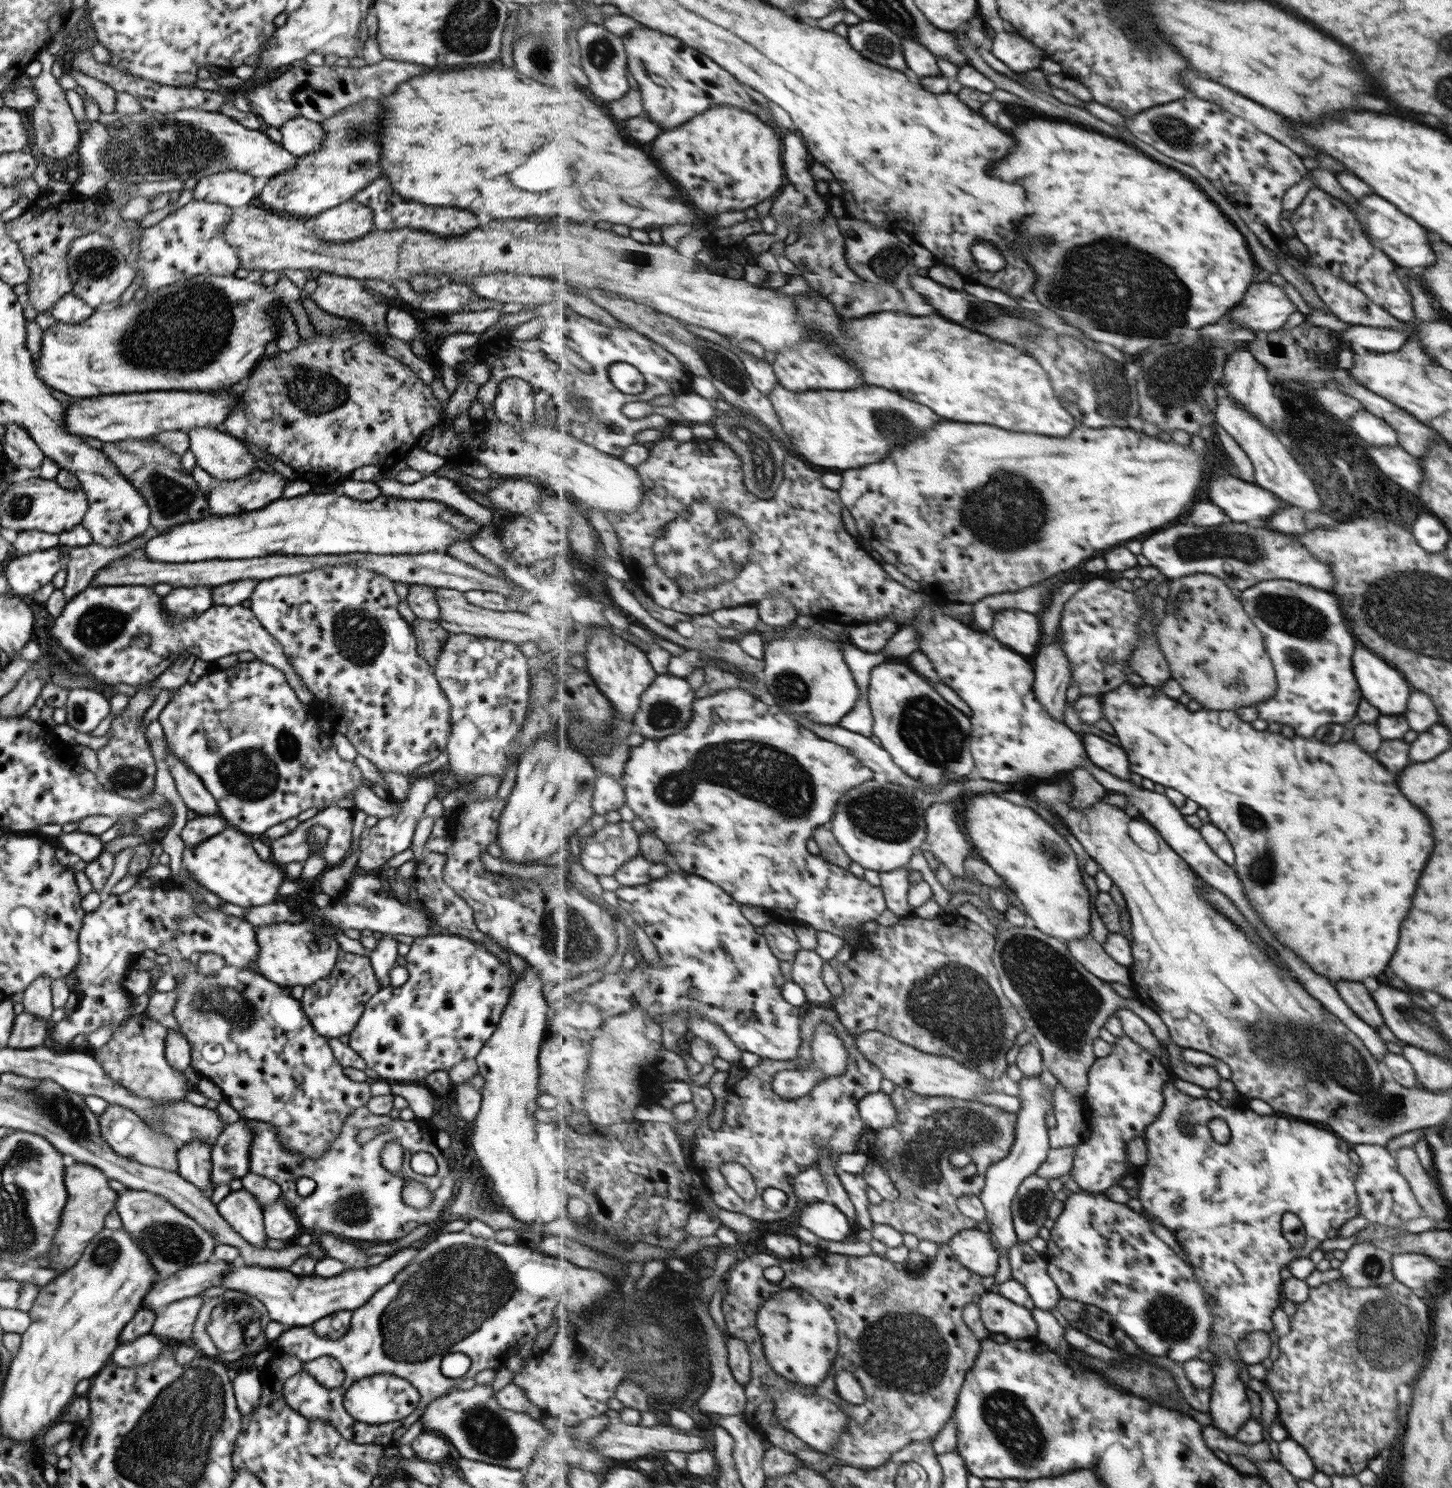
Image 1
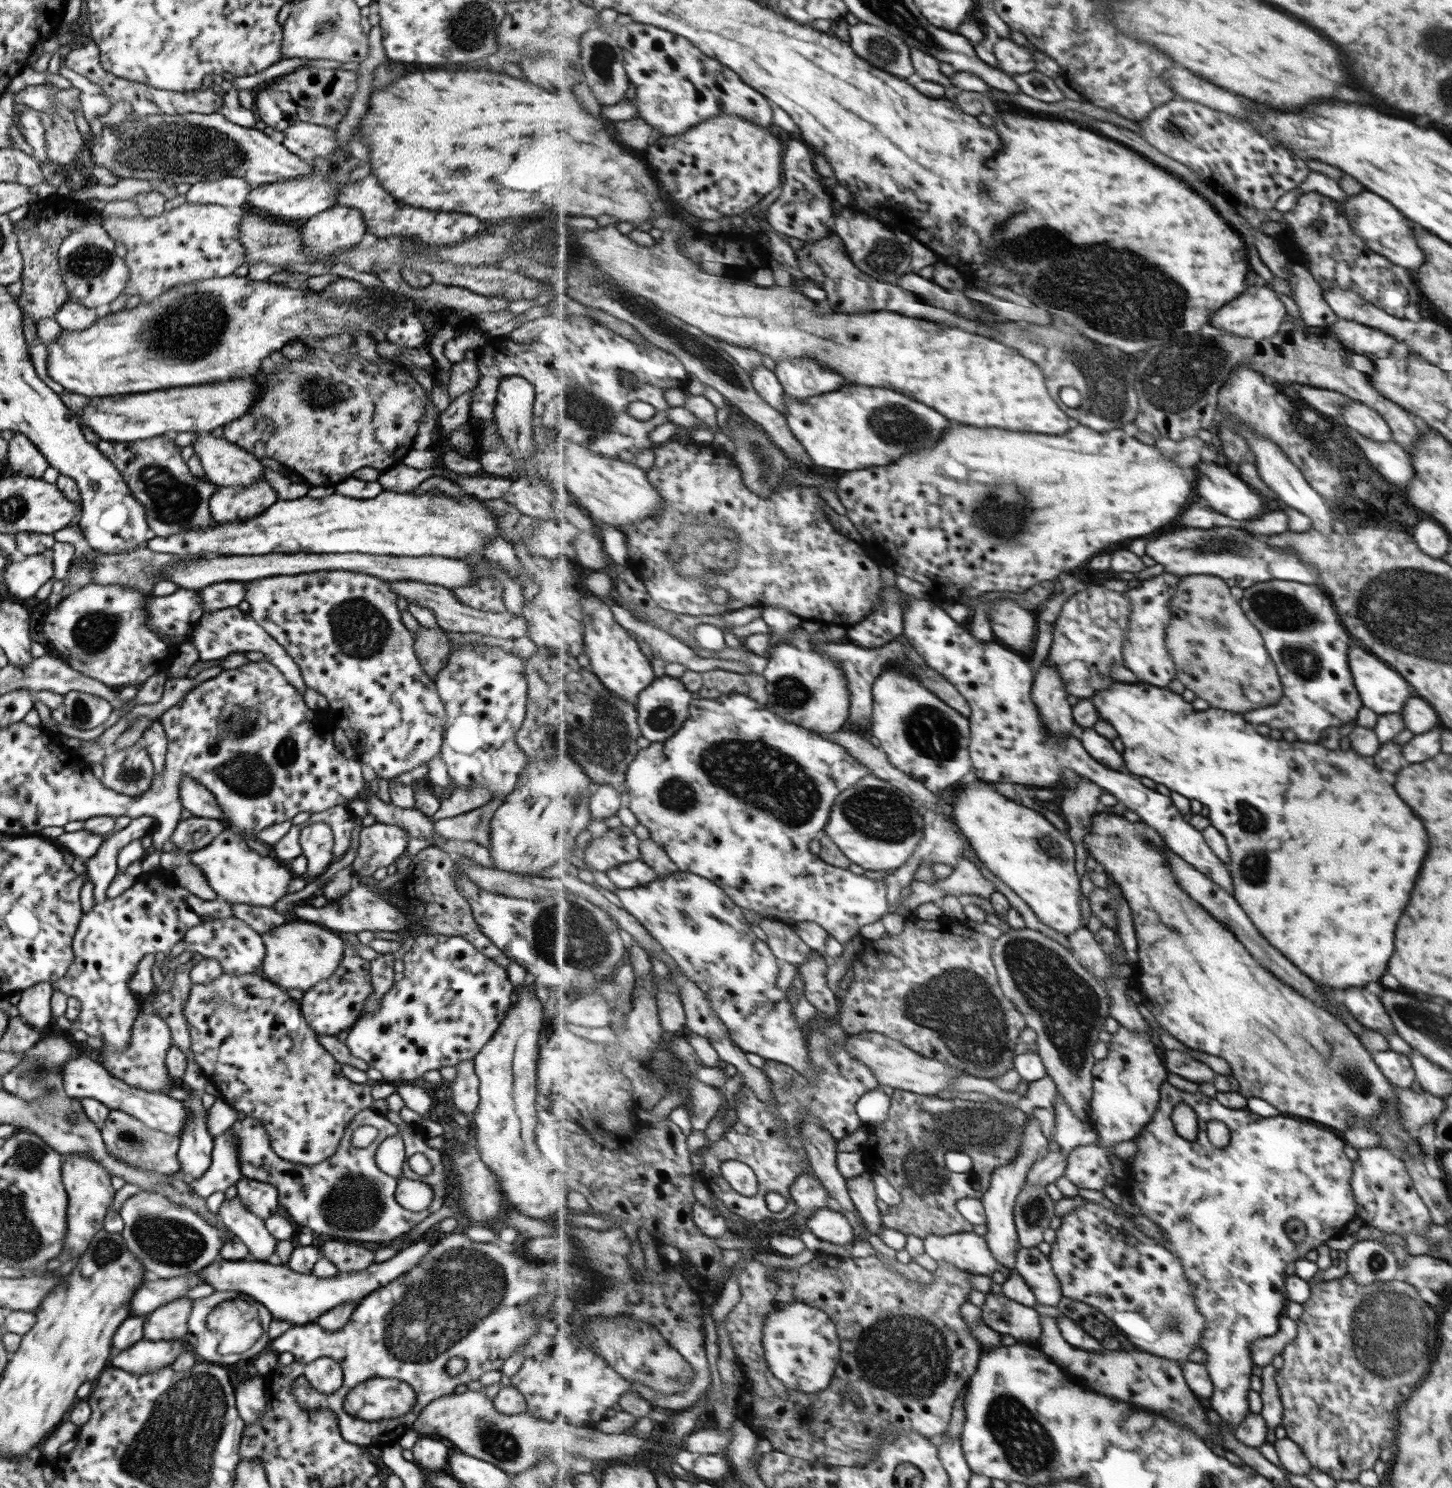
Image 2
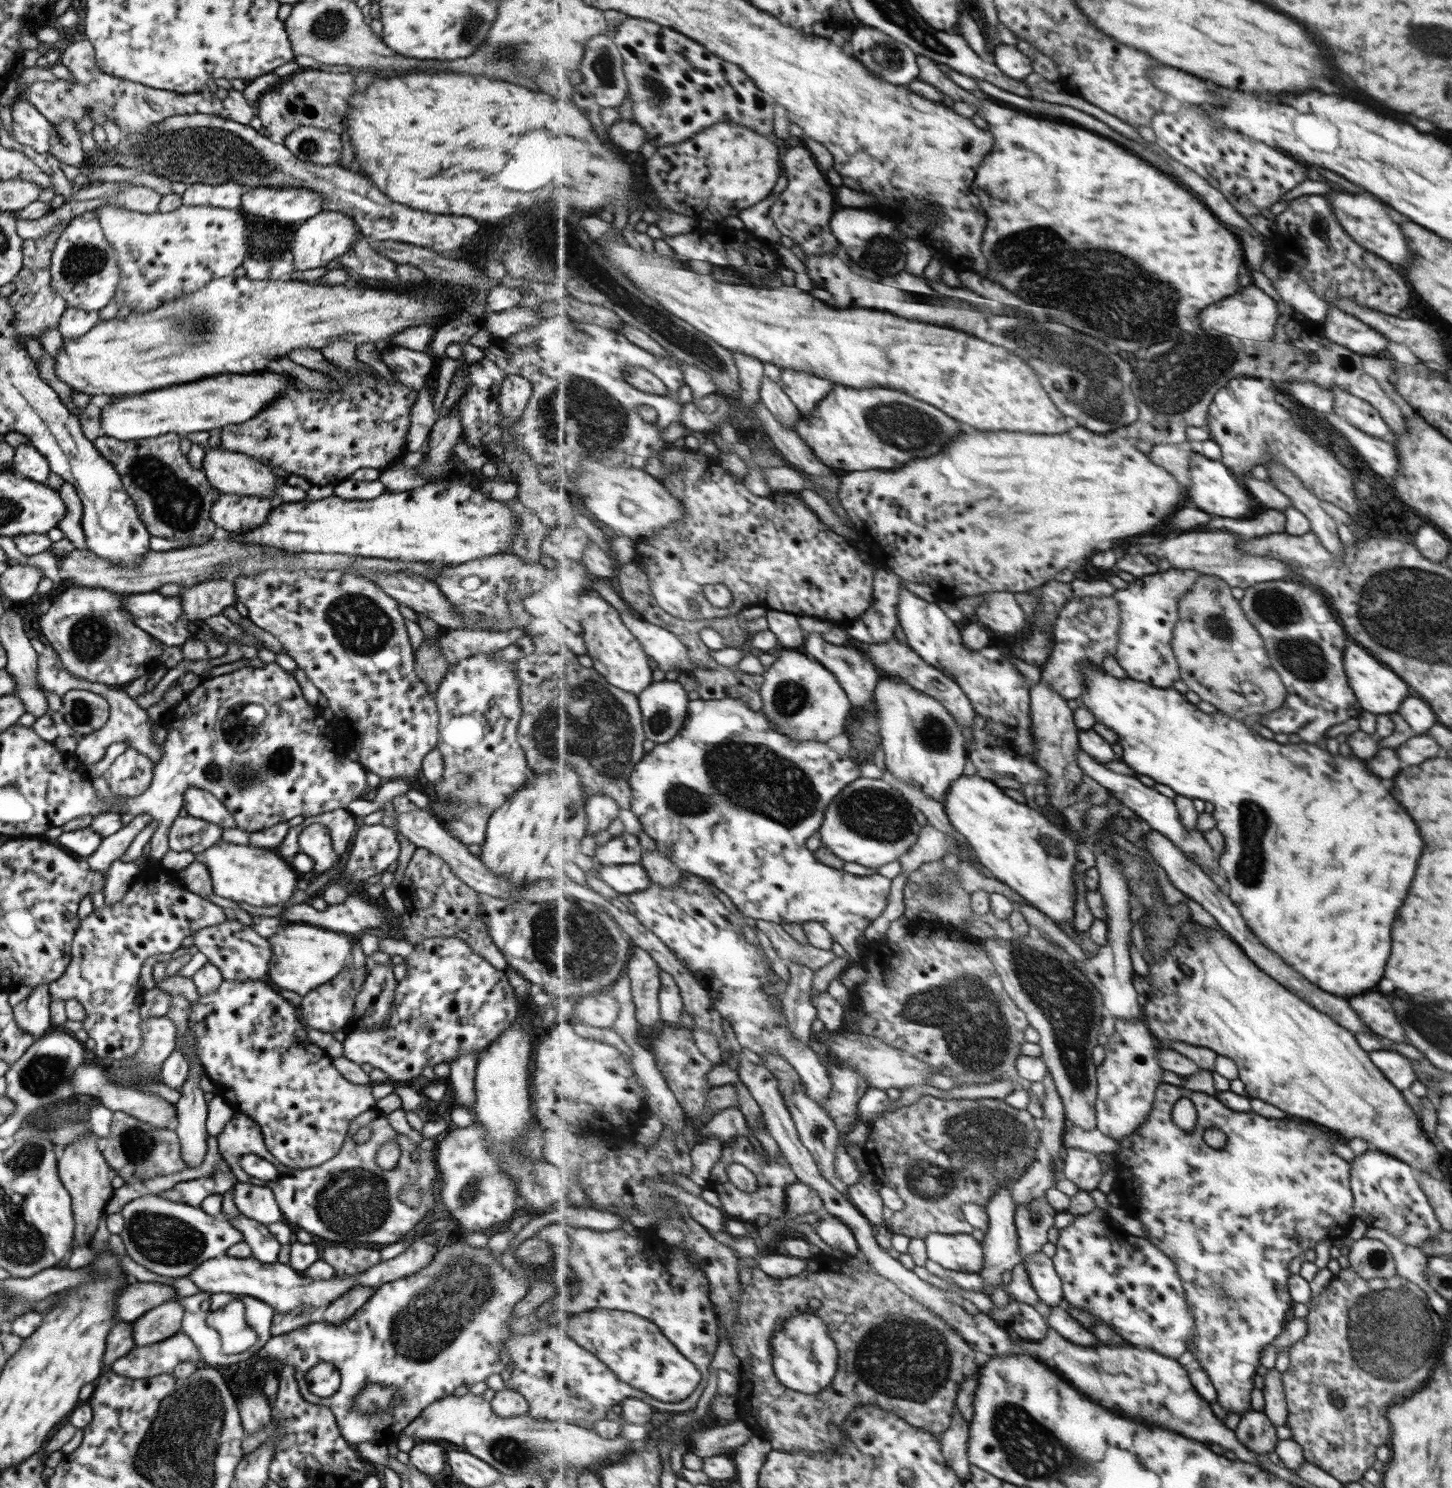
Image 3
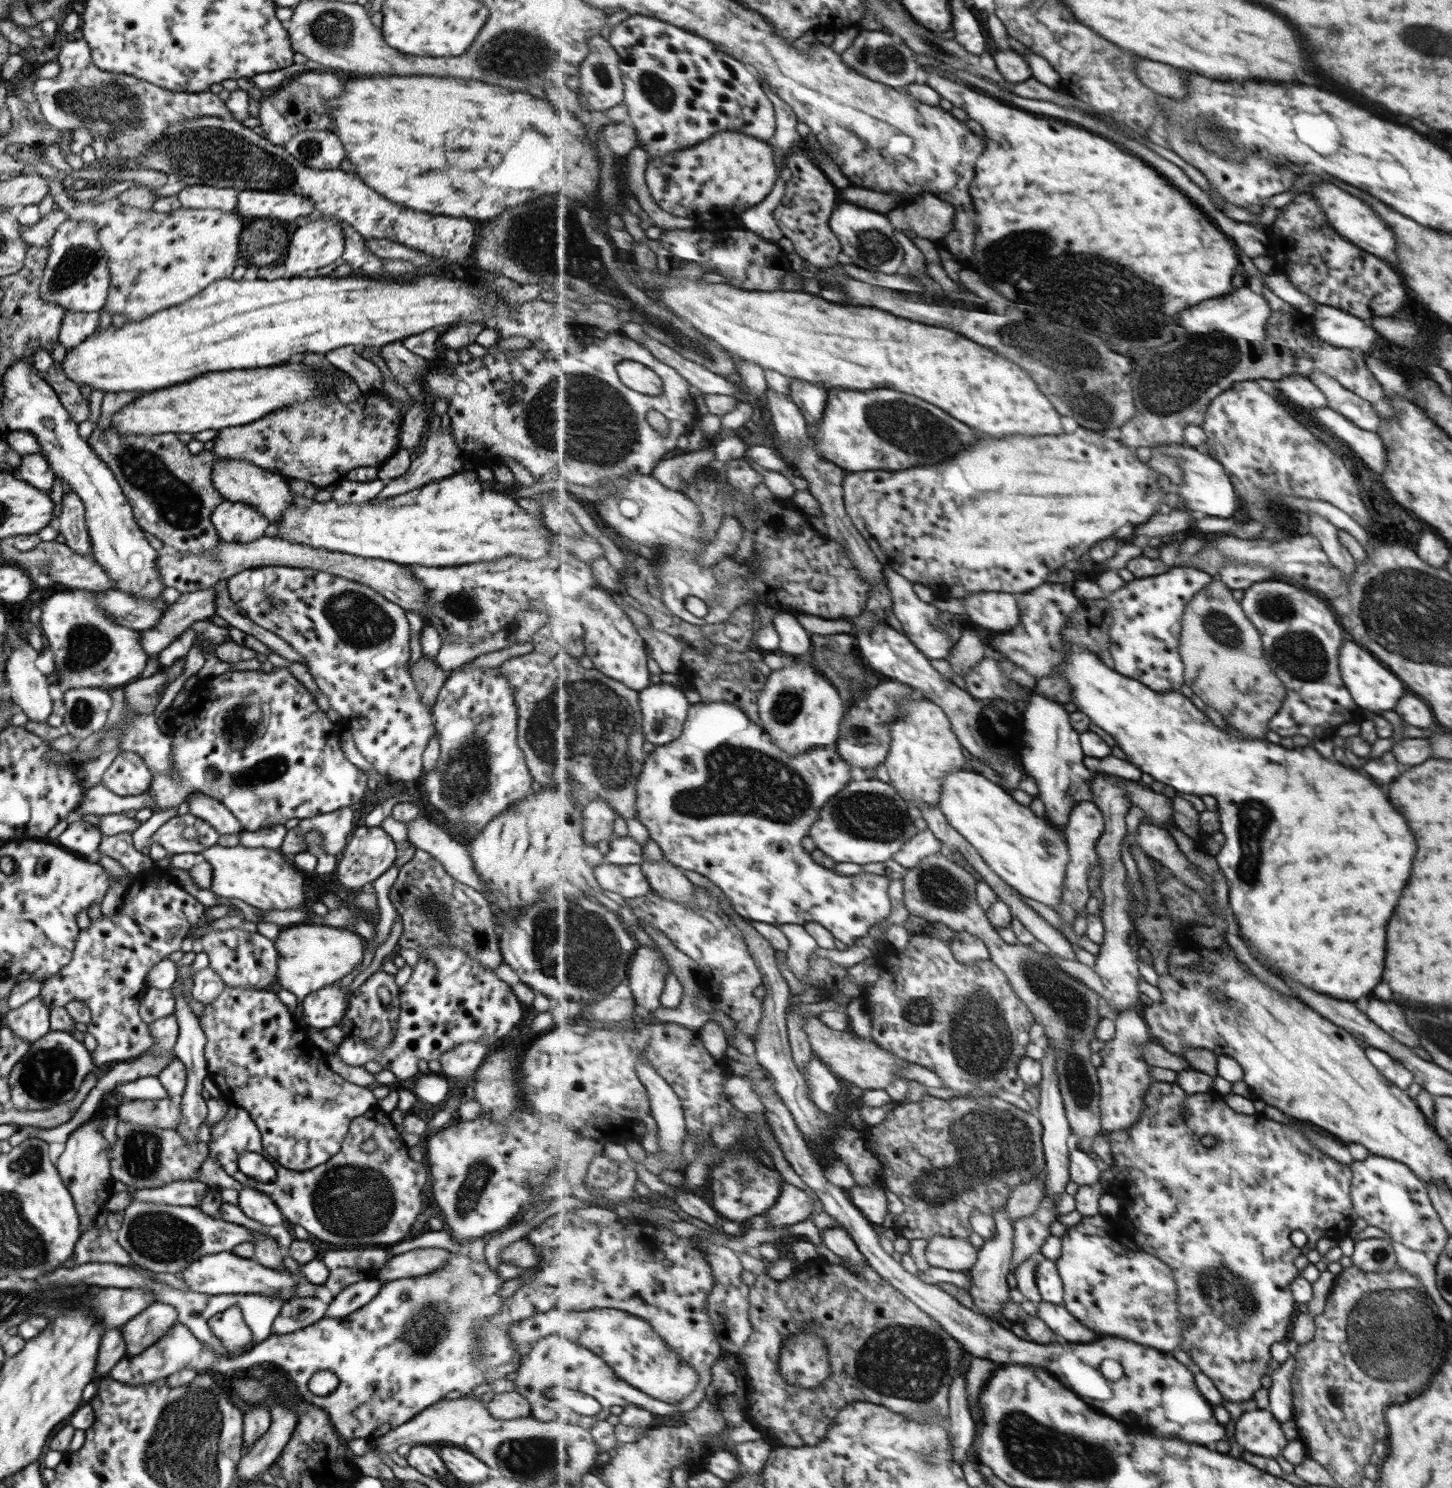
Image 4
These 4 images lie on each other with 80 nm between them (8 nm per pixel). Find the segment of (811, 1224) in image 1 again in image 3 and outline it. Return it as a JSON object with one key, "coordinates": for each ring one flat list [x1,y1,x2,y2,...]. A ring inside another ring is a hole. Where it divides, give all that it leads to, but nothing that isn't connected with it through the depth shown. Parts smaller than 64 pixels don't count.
{"coordinates":[[822,1213,815,1229,820,1238,835,1250,841,1250,848,1257,858,1256,858,1242,853,1231,836,1216]]}

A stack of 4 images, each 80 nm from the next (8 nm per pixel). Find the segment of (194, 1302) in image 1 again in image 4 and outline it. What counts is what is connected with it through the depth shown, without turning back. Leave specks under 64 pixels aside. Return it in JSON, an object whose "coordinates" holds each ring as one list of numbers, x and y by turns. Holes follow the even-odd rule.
{"coordinates":[[153,1302,118,1327,125,1343,125,1355,135,1356,157,1342,157,1339,177,1321,176,1316,176,1310,172,1306]]}

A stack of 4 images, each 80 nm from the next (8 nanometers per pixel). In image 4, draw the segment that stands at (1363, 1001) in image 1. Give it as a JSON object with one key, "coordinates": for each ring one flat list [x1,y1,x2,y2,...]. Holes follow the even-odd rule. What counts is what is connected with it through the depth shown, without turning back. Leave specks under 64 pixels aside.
{"coordinates":[[1369,1000,1365,1014,1374,1025,1392,1036,1397,1042,1408,1046,1410,1049,1414,1046,1420,1046,1420,1039,1416,1035,1416,1031,1409,1028,1401,1008,1397,1008,1395,1004]]}

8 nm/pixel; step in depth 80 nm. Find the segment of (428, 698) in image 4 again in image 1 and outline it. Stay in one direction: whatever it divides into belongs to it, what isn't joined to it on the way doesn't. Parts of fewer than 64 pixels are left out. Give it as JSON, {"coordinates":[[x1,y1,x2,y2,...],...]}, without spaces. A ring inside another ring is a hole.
{"coordinates":[[416,618,410,627,416,641,417,655,421,656,423,661,433,668,437,663,441,645,447,638,447,631,441,628,436,621,421,620,420,618]]}

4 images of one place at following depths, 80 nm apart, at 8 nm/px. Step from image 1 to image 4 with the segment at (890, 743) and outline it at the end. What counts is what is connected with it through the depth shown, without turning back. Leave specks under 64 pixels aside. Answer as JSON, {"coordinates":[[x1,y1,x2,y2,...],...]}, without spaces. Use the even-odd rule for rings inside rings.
{"coordinates":[[903,696,897,704,901,708,901,715,892,724,891,748,885,762,891,784,915,807,919,808,922,802,938,806,944,793,945,776,961,772,961,769,967,767,968,761,961,742,951,728,949,717,936,702]]}

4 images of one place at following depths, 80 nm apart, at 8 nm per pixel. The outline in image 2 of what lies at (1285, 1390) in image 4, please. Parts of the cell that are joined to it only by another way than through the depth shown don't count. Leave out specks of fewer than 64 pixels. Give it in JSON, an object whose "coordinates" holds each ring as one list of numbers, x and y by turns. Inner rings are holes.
{"coordinates":[[1268,1363,1267,1365,1262,1367,1262,1371,1260,1374,1260,1381,1262,1382,1261,1389,1258,1391,1260,1395,1260,1400,1262,1401,1262,1409,1258,1412,1263,1421,1265,1422,1265,1427,1267,1428,1267,1432,1265,1432,1265,1441,1272,1445,1275,1442,1275,1435,1273,1432,1275,1431,1276,1426,1280,1426,1281,1417,1282,1417,1282,1405,1279,1400,1278,1388,1274,1379,1276,1369]]}

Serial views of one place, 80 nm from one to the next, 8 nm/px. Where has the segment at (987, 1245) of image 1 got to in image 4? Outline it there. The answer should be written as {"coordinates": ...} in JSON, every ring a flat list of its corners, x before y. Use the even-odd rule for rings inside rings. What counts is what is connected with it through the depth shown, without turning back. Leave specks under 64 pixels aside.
{"coordinates":[[938,1234,929,1239,927,1259,931,1267,963,1272,976,1267,980,1249,965,1238]]}

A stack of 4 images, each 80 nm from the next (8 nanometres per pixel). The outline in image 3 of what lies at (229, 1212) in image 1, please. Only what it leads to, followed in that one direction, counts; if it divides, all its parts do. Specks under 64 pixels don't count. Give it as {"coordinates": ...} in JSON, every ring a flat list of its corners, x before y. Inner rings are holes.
{"coordinates":[[238,1214,236,1218,224,1218,231,1223,241,1234,242,1240,248,1244,250,1259,257,1260,262,1264,274,1264,277,1262,277,1254,280,1244,268,1231,266,1225]]}

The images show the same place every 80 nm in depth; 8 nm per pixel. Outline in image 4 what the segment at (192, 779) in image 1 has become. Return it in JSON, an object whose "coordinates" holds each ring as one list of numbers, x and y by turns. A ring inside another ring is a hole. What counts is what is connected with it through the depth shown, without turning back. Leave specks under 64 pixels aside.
{"coordinates":[[202,792,189,793,186,798,188,813,210,824,217,834,239,835,242,832,242,826,235,816,214,798]]}

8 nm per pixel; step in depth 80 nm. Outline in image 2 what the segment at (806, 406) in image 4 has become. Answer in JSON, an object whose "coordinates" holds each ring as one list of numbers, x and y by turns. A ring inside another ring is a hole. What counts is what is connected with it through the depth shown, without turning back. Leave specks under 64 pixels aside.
{"coordinates":[[809,356,779,361,775,372,786,394,795,400,821,396,849,383,840,372]]}

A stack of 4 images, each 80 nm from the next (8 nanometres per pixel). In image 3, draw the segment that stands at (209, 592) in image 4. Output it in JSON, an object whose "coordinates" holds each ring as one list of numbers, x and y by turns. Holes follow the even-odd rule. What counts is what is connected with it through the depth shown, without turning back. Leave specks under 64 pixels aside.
{"coordinates":[[207,580,180,592,182,614,190,621,219,614,225,605,236,604,232,582]]}

